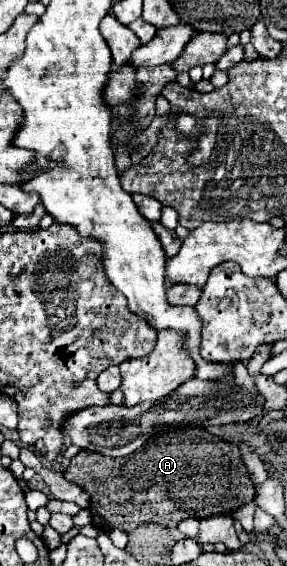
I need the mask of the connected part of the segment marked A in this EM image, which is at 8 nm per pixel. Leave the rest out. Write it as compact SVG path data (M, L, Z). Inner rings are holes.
M188 427L154 435L128 457L112 459L80 451L72 457L64 477L90 495L92 523L102 531L120 527L130 533L142 523L176 527L186 517L230 515L256 495L238 445L208 431L192 431Z

